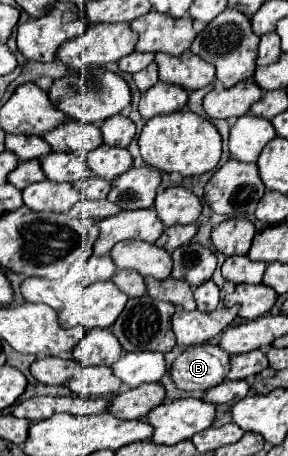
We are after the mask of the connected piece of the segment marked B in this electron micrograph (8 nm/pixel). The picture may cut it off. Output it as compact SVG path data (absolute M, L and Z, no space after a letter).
M194 345L174 359L168 375L182 391L206 391L224 381L228 361L230 355L218 345Z

